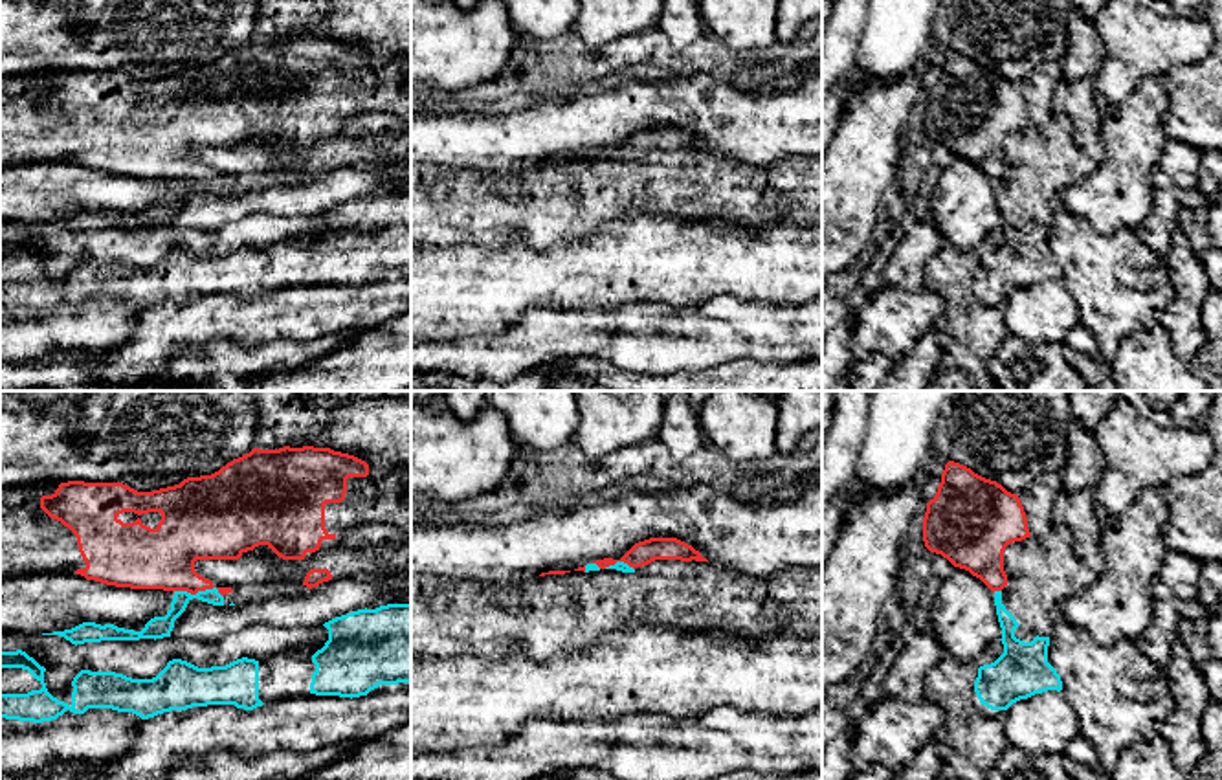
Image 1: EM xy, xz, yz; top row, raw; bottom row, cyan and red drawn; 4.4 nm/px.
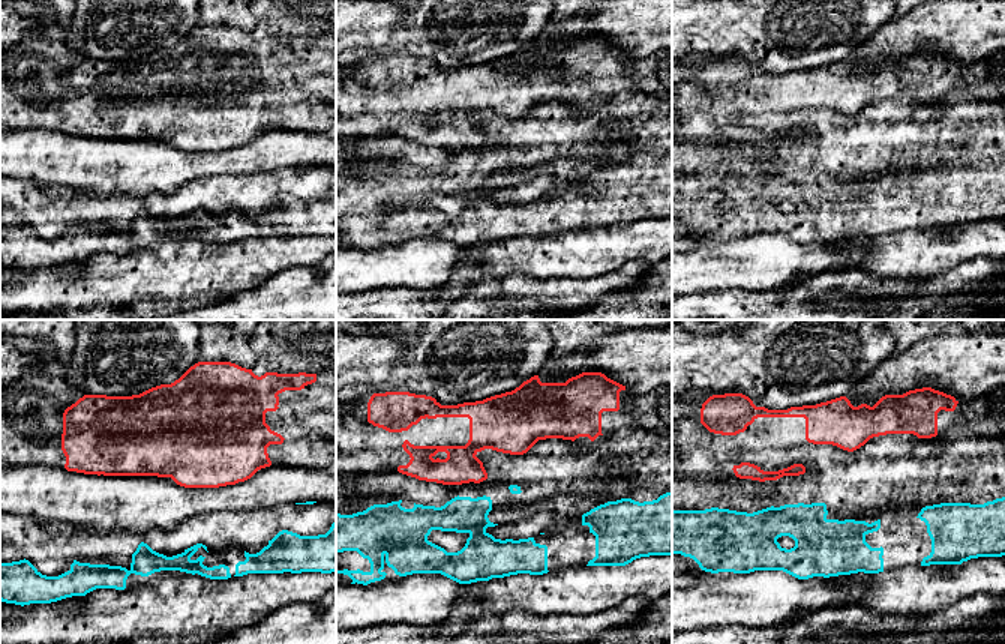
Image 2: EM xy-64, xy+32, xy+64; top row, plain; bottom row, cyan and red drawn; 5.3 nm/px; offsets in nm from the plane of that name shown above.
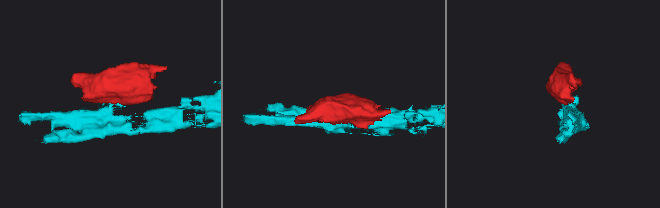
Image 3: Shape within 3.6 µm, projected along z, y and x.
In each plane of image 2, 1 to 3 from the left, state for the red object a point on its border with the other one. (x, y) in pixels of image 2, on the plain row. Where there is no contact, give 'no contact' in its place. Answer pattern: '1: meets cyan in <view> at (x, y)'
1: no contact
2: no contact
3: no contact

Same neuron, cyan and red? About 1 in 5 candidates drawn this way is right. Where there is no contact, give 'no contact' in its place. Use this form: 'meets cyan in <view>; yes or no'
meets cyan in xy; no

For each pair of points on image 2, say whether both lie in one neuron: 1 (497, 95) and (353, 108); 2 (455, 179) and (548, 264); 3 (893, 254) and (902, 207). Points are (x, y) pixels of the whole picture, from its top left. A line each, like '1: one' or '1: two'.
1: one
2: two
3: two

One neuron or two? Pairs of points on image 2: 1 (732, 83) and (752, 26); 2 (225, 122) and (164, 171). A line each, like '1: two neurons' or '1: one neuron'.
1: two neurons
2: two neurons

